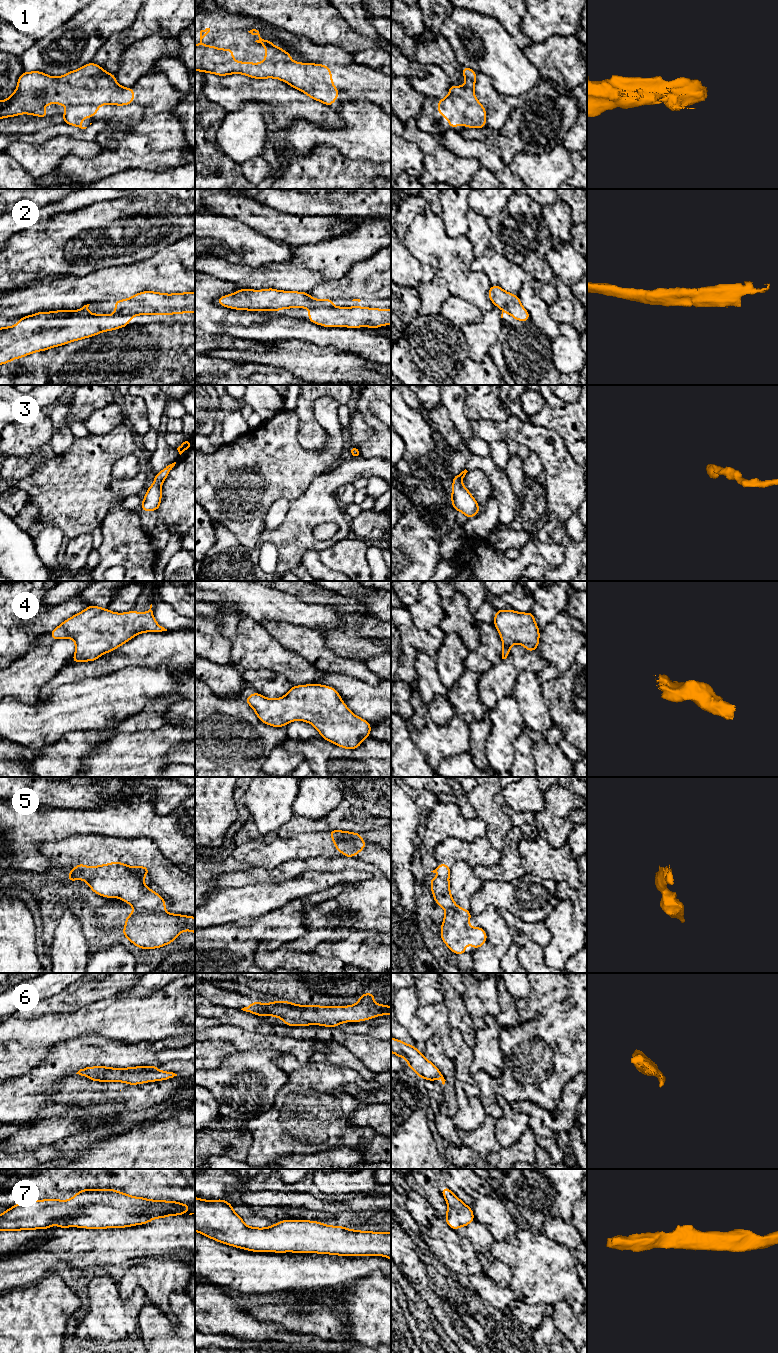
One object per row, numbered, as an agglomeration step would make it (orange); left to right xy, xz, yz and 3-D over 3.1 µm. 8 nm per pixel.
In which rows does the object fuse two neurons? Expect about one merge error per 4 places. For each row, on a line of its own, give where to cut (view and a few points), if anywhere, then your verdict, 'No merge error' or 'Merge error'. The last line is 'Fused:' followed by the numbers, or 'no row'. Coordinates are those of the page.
1: No split. No merge error
2: No split. No merge error
3: No split. No merge error
4: No split. No merge error
5: Split along xz (328, 832), (334, 835), (360, 839). Merge error
6: Split along xz (281, 1017), (306, 1020), (311, 1023). Merge error
7: No split. No merge error
Fused: 5, 6

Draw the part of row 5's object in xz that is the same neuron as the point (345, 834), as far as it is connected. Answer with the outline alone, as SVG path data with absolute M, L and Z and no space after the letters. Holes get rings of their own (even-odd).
M330 830L329 833L332 835L341 835L344 838L361 839L361 833L353 833L353 832L340 831L340 830Z

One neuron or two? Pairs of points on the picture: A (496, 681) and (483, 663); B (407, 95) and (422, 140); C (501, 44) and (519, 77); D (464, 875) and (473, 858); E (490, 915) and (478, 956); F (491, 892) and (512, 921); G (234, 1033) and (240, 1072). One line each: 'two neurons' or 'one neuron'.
A: two neurons
B: two neurons
C: one neuron
D: two neurons
E: one neuron
F: two neurons
G: two neurons

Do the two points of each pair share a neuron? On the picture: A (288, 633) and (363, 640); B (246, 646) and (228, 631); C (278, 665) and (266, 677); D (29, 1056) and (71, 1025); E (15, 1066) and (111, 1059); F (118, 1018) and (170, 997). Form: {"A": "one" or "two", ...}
{"A": "two", "B": "two", "C": "two", "D": "one", "E": "two", "F": "one"}

